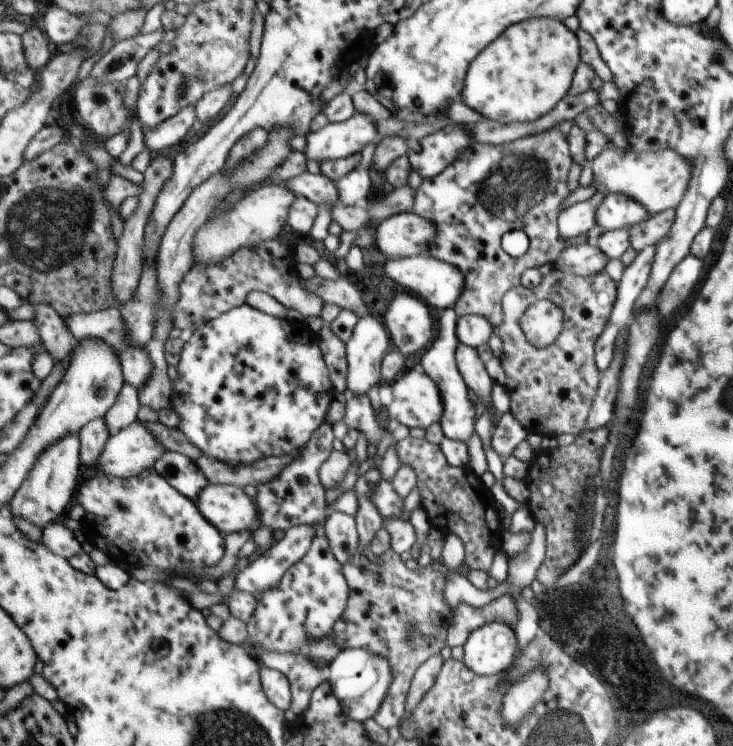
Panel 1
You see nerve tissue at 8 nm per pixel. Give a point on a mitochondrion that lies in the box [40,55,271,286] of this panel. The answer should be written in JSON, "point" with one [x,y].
{"point":[187,82]}

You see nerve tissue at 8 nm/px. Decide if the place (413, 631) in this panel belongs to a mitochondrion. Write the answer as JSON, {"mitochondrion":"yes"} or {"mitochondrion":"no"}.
{"mitochondrion":"yes"}

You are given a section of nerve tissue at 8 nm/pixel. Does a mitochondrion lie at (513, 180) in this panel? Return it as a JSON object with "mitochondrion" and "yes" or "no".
{"mitochondrion":"yes"}

